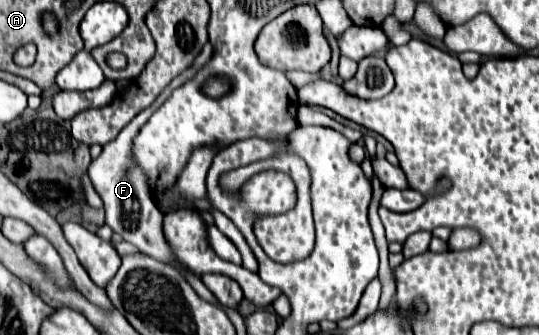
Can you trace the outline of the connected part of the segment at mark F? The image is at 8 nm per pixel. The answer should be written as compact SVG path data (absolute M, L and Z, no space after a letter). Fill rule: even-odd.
M206 43L206 47L202 49L202 53L198 55L198 61L194 61L194 65L190 67L190 71L184 71L182 75L178 75L178 79L174 79L170 83L170 87L166 91L162 91L162 97L156 99L156 103L152 103L152 107L148 107L146 111L138 113L132 123L128 123L120 135L110 141L108 145L104 145L100 157L96 157L92 163L90 163L90 169L88 169L88 175L90 175L90 181L94 185L94 189L98 191L98 195L102 197L104 201L104 209L106 209L106 225L110 225L114 229L114 233L122 235L124 241L136 245L142 253L158 259L158 261L176 261L174 255L170 255L170 251L166 251L166 239L162 239L162 213L158 211L154 199L152 199L152 191L150 191L150 185L148 185L148 177L146 173L138 167L138 163L134 161L134 153L132 153L132 147L134 147L134 137L140 133L142 125L146 123L146 119L152 117L152 113L170 97L170 93L178 87L182 87L184 83L188 83L210 59L212 59L212 45Z

